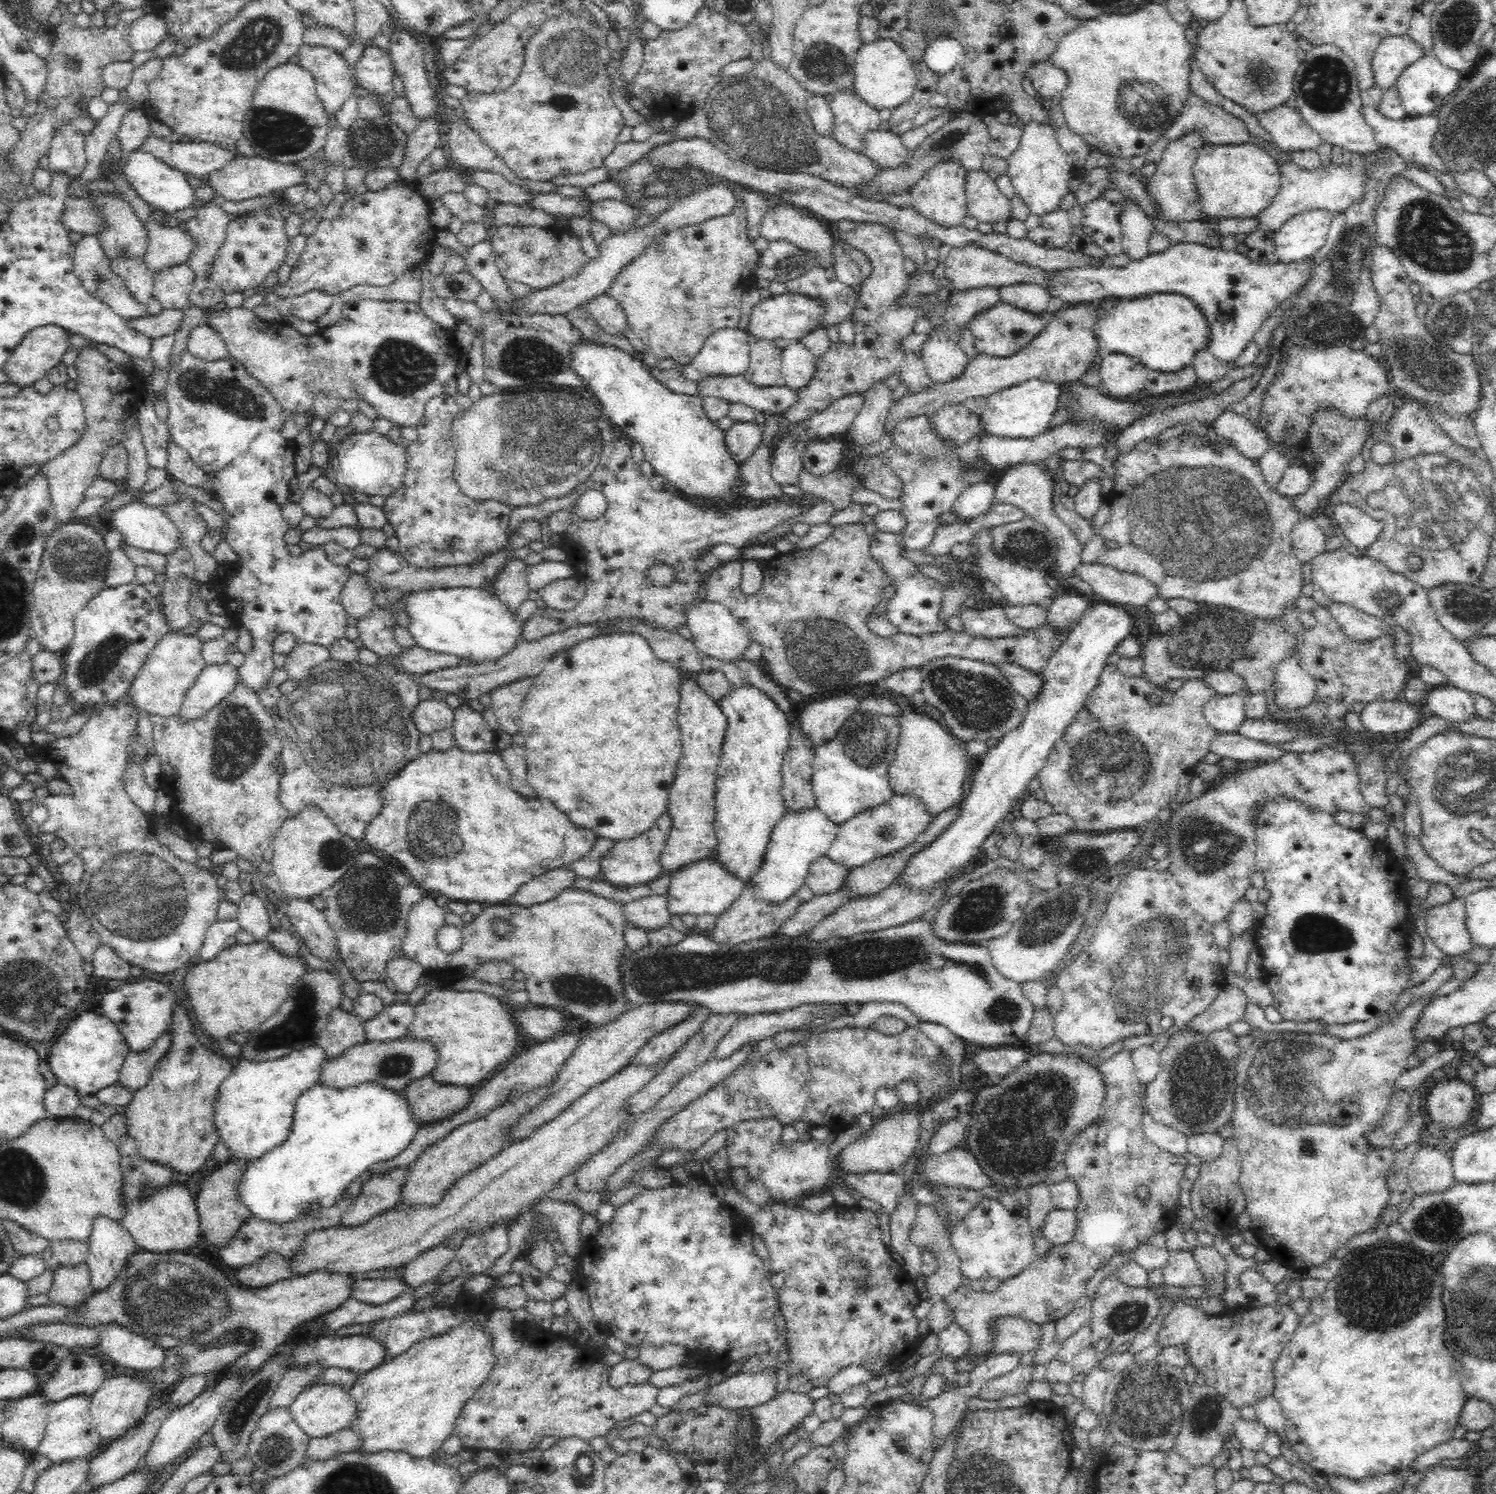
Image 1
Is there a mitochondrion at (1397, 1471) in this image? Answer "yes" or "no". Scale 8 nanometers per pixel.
no

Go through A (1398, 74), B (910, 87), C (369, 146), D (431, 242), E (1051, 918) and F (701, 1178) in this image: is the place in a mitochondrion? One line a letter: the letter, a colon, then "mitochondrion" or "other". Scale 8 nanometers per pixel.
A: other
B: other
C: mitochondrion
D: other
E: mitochondrion
F: other

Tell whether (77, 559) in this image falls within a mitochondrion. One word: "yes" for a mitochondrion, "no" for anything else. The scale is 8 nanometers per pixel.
yes

